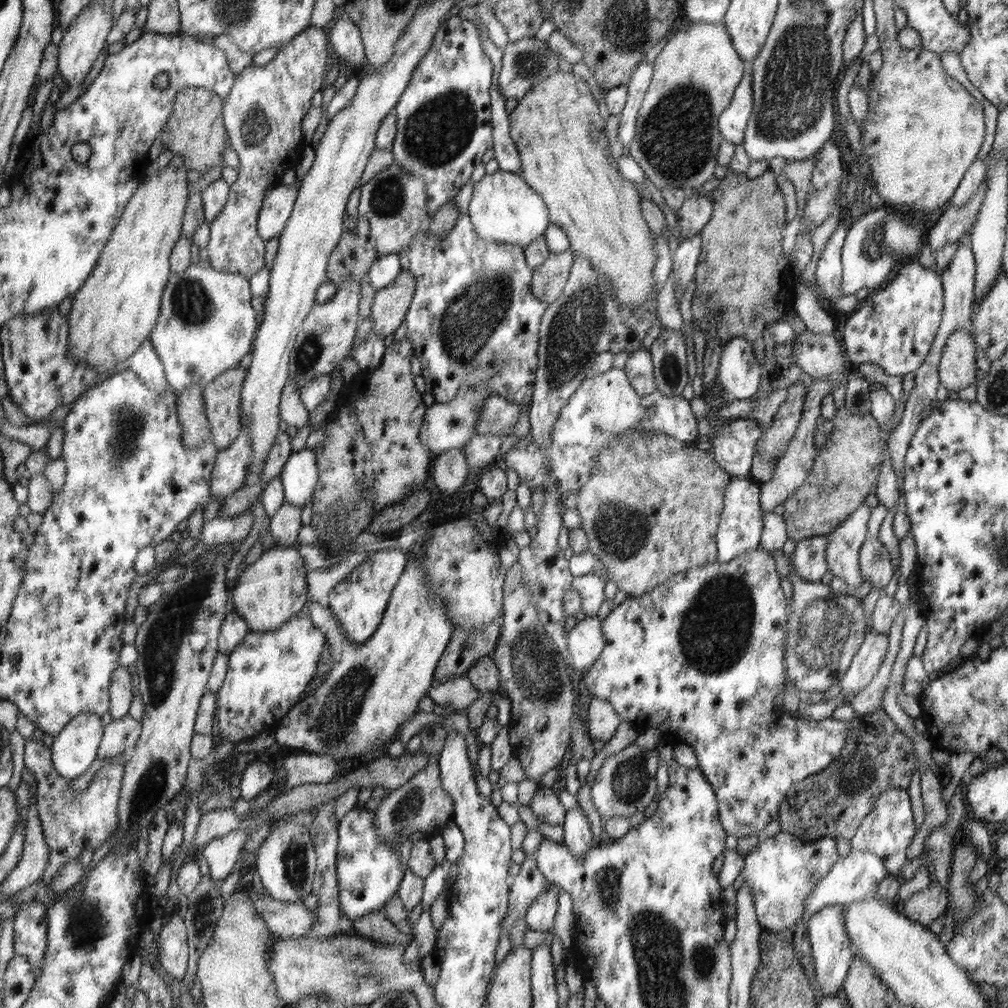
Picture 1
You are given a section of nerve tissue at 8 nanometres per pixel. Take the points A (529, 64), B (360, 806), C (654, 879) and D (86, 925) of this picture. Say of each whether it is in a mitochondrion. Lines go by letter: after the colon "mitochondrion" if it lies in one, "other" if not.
A: mitochondrion
B: other
C: other
D: mitochondrion

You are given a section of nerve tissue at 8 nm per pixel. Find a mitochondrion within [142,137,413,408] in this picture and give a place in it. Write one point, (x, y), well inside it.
(190, 302)

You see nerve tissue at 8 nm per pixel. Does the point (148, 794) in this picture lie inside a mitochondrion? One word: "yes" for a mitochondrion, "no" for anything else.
yes

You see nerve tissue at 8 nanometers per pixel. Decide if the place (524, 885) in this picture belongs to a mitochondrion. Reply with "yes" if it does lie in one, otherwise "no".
no

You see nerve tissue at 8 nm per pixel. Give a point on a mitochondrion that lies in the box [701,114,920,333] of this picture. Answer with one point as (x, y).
(876, 245)

